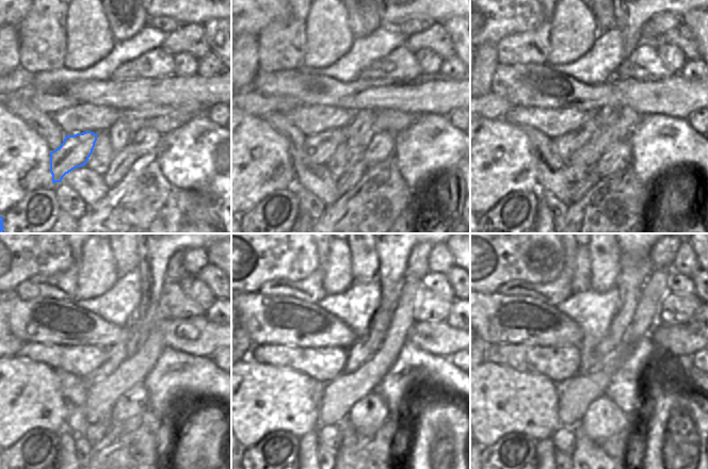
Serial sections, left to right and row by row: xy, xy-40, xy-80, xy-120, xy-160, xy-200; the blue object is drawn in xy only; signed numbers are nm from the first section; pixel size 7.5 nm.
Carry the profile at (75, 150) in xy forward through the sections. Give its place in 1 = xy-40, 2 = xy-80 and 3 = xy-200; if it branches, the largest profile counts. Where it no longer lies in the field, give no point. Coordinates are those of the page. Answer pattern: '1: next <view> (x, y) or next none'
1: next xy-40 (318, 149)
2: next xy-80 (565, 145)
3: next xy-200 (629, 284)

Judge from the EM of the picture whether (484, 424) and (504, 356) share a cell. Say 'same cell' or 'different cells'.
different cells

